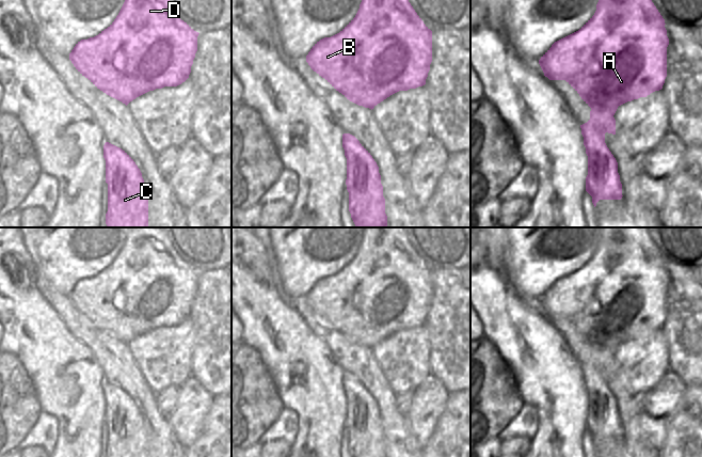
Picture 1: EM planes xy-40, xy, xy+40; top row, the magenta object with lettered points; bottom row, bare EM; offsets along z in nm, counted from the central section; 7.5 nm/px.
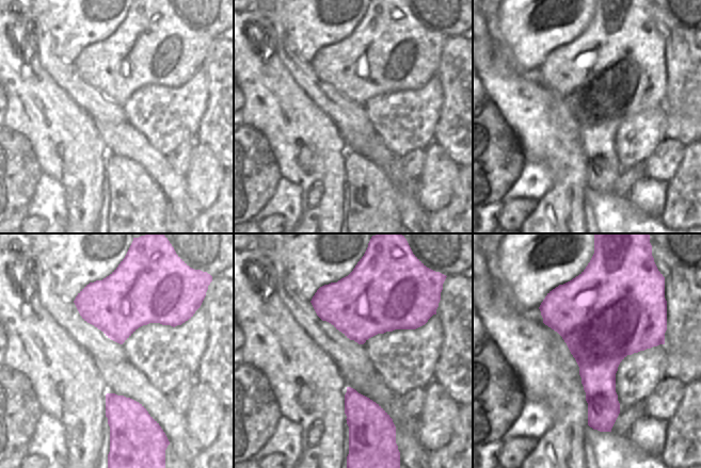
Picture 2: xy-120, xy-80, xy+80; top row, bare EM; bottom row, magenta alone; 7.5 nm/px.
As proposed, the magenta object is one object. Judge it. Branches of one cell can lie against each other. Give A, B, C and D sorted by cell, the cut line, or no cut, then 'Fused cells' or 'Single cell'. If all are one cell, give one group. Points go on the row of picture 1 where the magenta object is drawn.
Groups: A B C D. No split. Single cell.

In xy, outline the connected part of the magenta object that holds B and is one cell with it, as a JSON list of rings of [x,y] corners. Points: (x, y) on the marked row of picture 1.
[[[362,0],[355,17],[339,33],[317,42],[306,62],[347,99],[372,110],[399,91],[426,84],[432,62],[432,31],[409,0]]]

